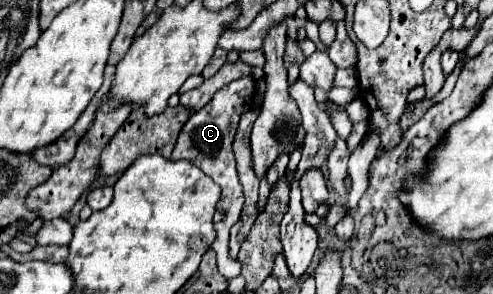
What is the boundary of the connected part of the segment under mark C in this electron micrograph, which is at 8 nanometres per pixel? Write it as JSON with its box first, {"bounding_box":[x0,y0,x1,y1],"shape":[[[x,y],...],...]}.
{"bounding_box":[172,77,254,278],"shape":[[[242,77],[228,85],[224,85],[216,95],[206,103],[202,109],[198,109],[188,123],[182,127],[180,137],[176,141],[176,147],[172,151],[172,159],[190,159],[196,167],[200,167],[206,175],[210,175],[220,187],[222,187],[222,199],[218,202],[217,209],[225,213],[225,217],[215,224],[216,239],[211,248],[216,253],[219,272],[226,278],[234,278],[241,274],[241,264],[238,260],[229,257],[230,229],[239,220],[242,205],[244,205],[244,193],[242,185],[236,173],[236,161],[232,153],[232,141],[234,133],[240,121],[240,115],[250,111],[252,107],[252,95],[254,95],[254,77]]]}

